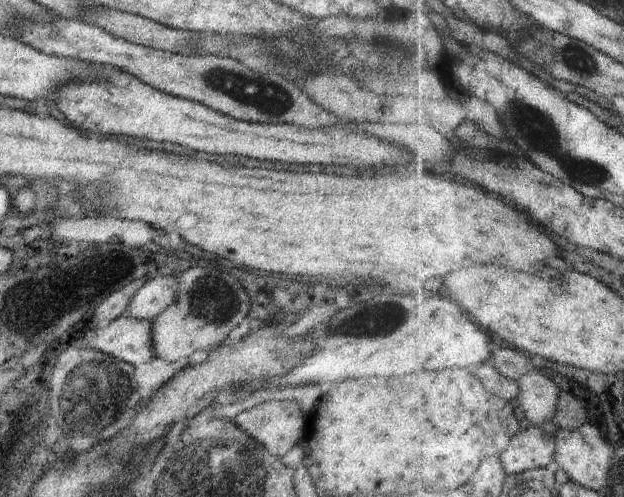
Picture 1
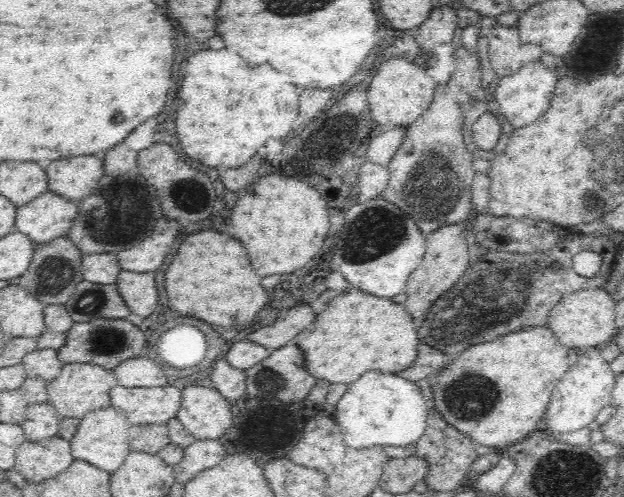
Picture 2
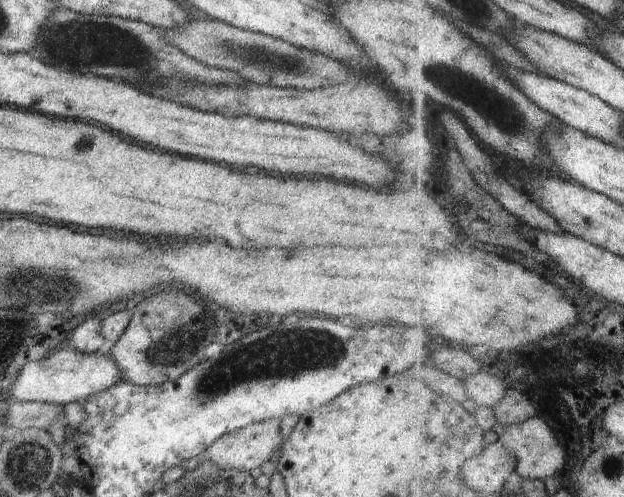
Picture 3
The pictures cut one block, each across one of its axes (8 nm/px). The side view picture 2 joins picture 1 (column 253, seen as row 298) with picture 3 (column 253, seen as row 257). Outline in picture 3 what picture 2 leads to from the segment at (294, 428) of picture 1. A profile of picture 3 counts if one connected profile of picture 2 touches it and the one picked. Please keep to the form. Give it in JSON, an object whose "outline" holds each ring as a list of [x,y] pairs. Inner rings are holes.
{"outline":[[[270,418],[260,422],[254,422],[236,430],[220,436],[198,457],[199,460],[208,460],[216,464],[218,468],[232,468],[232,470],[242,470],[249,472],[252,468],[258,468],[270,460],[282,445],[282,432],[280,419]]]}

